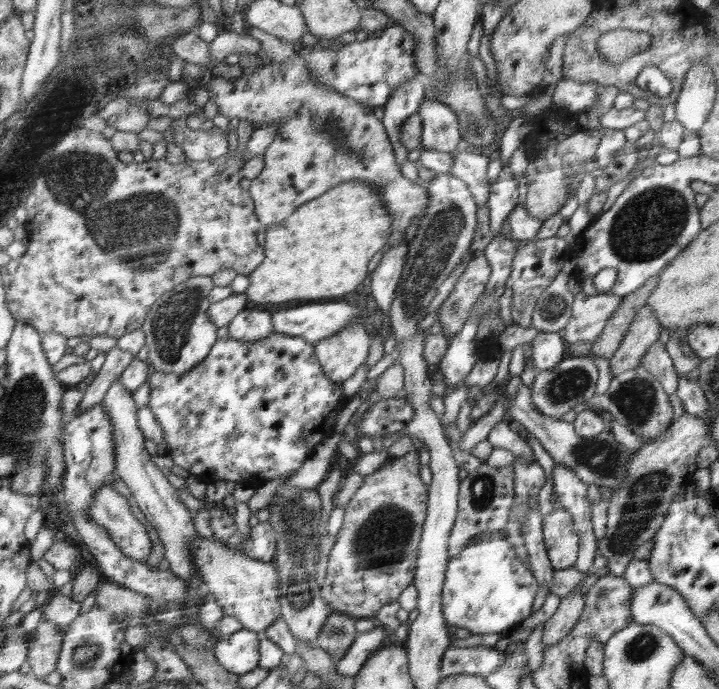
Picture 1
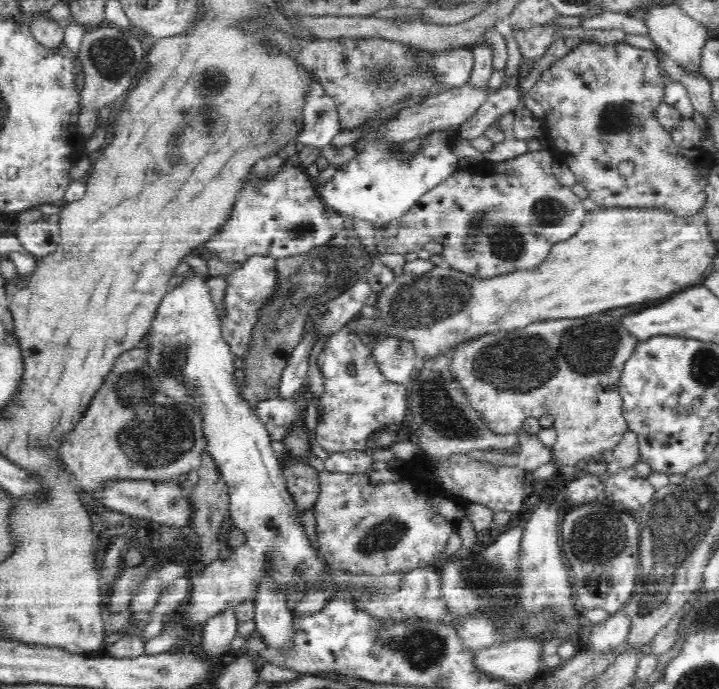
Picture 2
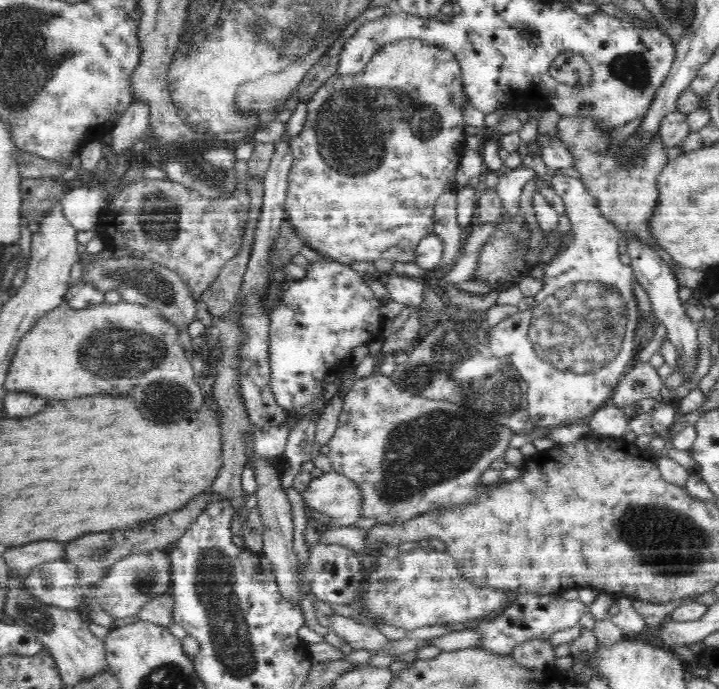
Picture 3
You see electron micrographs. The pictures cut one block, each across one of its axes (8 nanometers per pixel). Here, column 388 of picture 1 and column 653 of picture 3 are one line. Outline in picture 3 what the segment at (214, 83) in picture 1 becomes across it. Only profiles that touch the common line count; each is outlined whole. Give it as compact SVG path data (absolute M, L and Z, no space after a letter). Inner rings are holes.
M562 116L558 122L558 138L568 147L572 155L572 167L578 170L586 182L584 188L588 189L589 196L597 202L597 208L602 215L612 221L620 232L630 232L646 244L652 244L652 233L648 230L648 220L656 210L658 199L657 180L660 171L669 163L666 158L667 146L659 134L650 138L648 146L640 150L642 158L630 162L628 168L618 164L614 154L606 154L610 138L618 134L616 130L601 130L595 122L585 116Z

